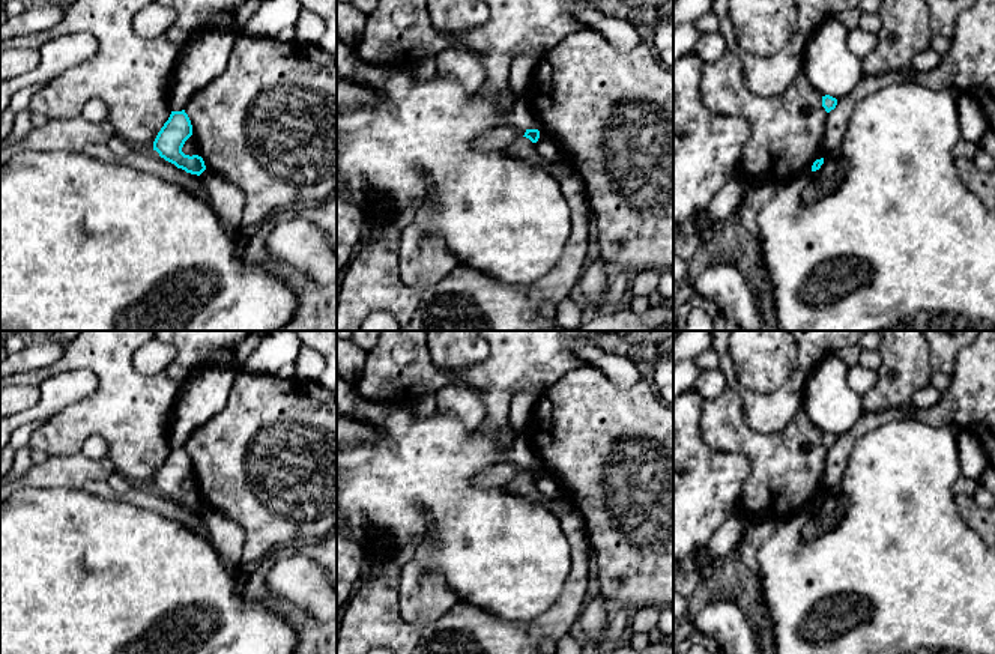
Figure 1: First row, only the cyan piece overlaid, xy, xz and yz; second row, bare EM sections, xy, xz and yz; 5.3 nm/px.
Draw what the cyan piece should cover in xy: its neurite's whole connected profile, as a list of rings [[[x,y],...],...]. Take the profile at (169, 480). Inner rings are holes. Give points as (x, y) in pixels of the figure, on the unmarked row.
[[[185,447],[171,448],[168,457],[164,460],[153,478],[153,487],[177,505],[200,513],[206,507],[203,495],[198,492],[189,493],[182,489],[185,478],[191,472],[192,462]]]

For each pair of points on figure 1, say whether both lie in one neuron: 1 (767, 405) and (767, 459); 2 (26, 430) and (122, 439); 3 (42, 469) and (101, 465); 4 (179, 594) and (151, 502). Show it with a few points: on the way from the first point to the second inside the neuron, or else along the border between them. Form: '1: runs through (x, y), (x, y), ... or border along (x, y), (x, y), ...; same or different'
1: border along (743, 409), (765, 433), (795, 414); different
2: border along (41, 423), (27, 444); different
3: runs through (57, 469), (86, 469); same
4: border along (120, 499), (178, 519), (185, 526); different

